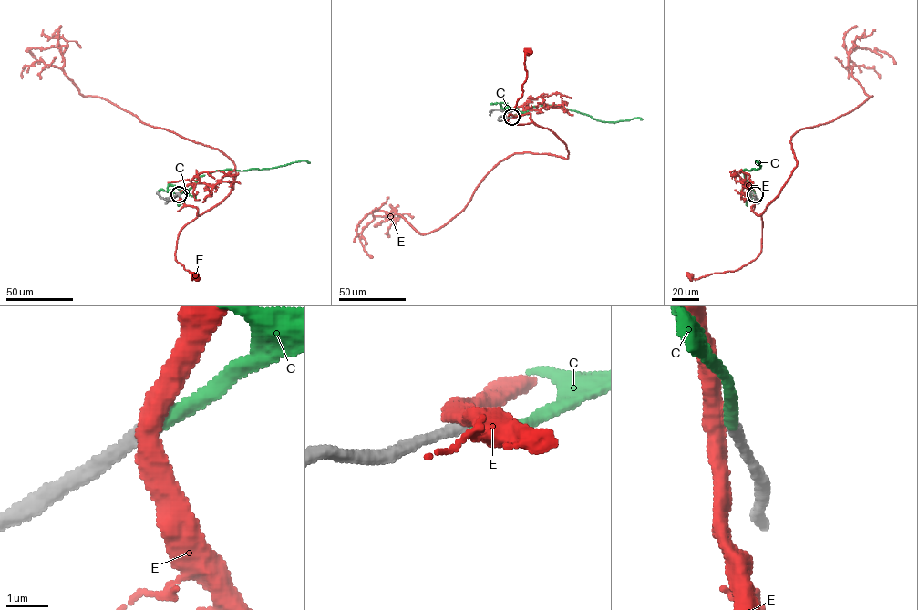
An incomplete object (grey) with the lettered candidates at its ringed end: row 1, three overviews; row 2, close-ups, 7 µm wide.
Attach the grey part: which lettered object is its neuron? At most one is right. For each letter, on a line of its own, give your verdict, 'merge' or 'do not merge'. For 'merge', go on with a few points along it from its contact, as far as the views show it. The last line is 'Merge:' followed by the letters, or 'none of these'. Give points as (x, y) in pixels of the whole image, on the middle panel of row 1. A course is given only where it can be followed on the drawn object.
C: merge; course (511, 117), (533, 107), (555, 105), (605, 122), (642, 119)
E: do not merge
Merge: C

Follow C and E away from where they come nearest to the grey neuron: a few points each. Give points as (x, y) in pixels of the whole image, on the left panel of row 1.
C: (179, 194), (189, 190), (201, 176), (216, 170), (260, 170), (301, 160), (309, 163)
E: (179, 194), (185, 204), (197, 208), (198, 215), (180, 231), (175, 259), (194, 273), (191, 279), (194, 274)

